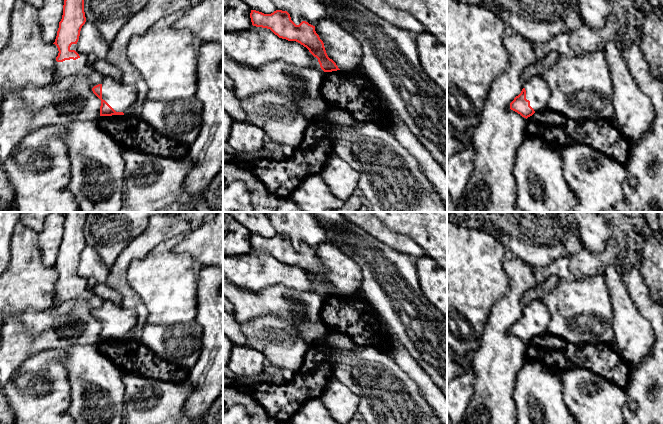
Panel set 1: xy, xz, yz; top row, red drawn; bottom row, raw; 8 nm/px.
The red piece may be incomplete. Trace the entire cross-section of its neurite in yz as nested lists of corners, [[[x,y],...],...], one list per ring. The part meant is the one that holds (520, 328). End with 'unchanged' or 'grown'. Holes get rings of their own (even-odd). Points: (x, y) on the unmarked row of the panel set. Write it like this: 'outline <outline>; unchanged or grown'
outline [[[533,301],[525,306],[521,317],[510,327],[510,333],[527,343],[535,336],[547,333],[550,318],[542,301]]]; grown

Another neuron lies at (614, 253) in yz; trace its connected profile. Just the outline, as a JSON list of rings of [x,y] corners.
[[[611,239],[601,252],[592,252],[583,249],[581,252],[569,257],[570,271],[578,276],[594,276],[604,274],[609,265],[618,266],[620,262],[633,260],[628,254],[625,244],[619,244]]]

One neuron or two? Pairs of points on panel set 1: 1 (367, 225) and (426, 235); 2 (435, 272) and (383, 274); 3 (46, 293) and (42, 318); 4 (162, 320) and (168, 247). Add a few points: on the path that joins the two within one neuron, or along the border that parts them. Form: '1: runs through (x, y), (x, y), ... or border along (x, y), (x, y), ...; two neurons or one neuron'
1: border along (382, 222), (390, 229), (404, 234), (411, 239); two neurons
2: border along (414, 260), (418, 284), (425, 295); two neurons
3: border along (53, 305), (42, 309), (25, 308), (21, 312); two neurons
4: runs through (165, 302), (165, 265); one neuron

